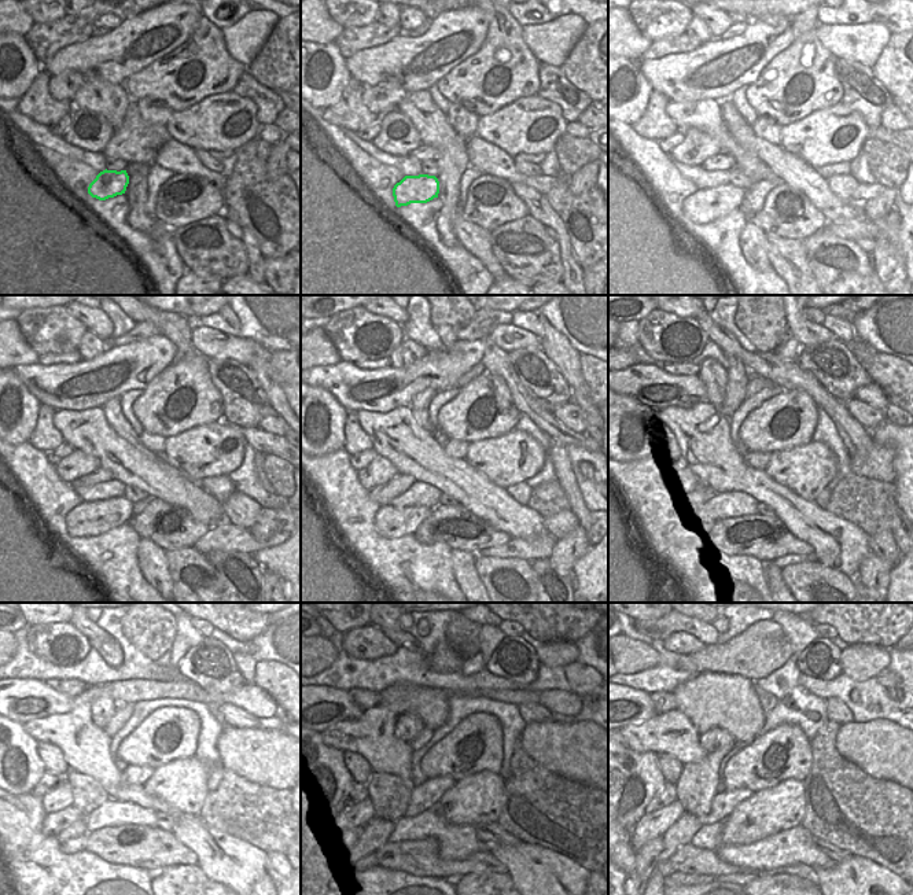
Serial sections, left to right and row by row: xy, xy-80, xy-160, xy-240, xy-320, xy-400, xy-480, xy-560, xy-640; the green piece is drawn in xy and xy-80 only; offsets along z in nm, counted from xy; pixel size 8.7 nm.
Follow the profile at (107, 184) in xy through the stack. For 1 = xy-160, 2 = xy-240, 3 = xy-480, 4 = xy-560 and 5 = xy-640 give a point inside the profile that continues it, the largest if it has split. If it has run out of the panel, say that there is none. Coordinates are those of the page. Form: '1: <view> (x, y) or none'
1: xy-160 (705, 206)
2: xy-240 (88, 519)
3: xy-480 (72, 846)
4: xy-560 (367, 859)
5: xy-640 (665, 868)

